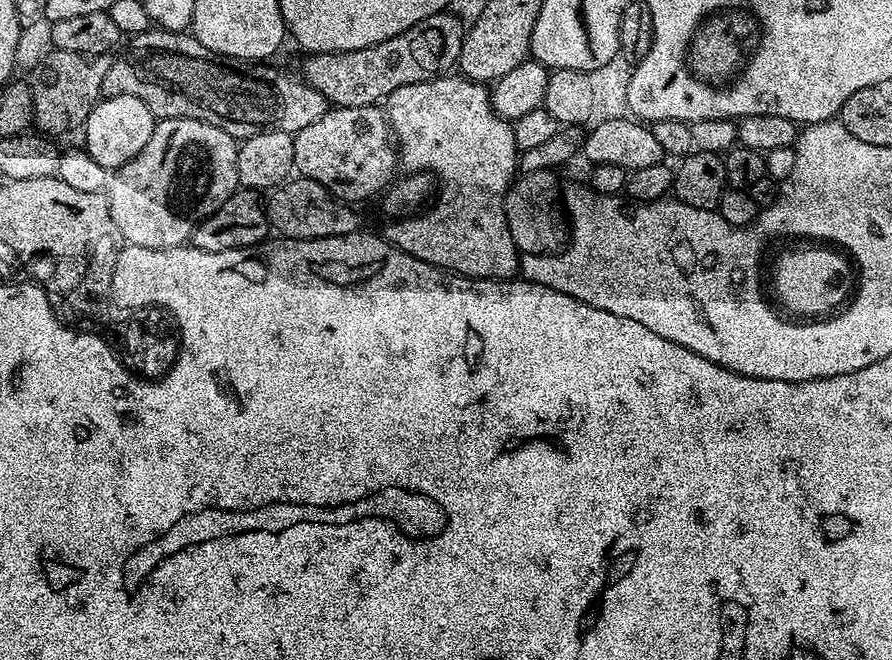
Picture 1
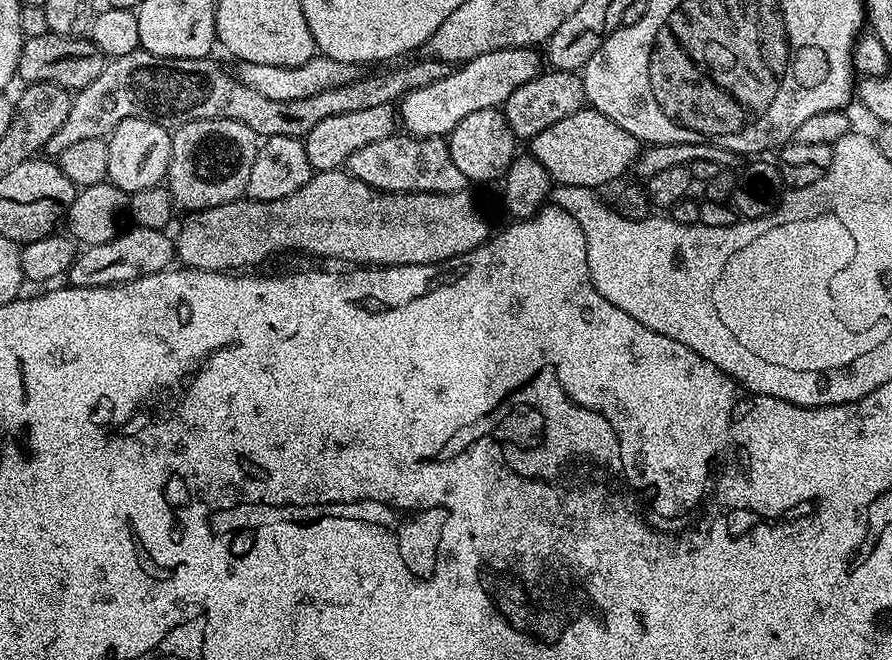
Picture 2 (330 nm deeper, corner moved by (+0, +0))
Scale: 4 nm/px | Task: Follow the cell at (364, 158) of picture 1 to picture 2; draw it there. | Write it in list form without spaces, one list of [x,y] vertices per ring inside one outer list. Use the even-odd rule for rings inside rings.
[[[387,136],[354,150],[346,168],[353,176],[381,192],[462,192],[466,188],[462,170],[458,170],[454,158],[450,158],[447,139],[438,136]]]

